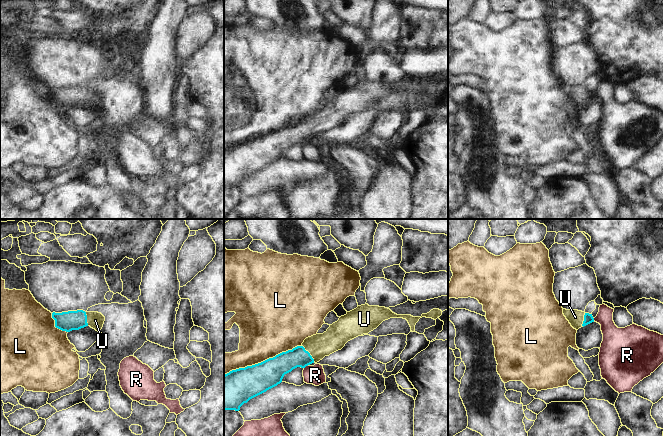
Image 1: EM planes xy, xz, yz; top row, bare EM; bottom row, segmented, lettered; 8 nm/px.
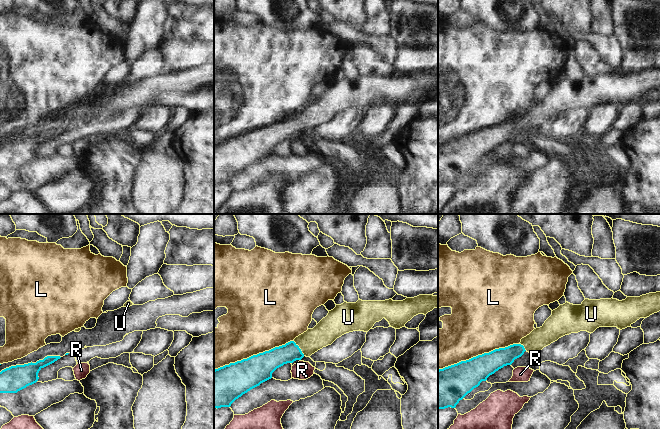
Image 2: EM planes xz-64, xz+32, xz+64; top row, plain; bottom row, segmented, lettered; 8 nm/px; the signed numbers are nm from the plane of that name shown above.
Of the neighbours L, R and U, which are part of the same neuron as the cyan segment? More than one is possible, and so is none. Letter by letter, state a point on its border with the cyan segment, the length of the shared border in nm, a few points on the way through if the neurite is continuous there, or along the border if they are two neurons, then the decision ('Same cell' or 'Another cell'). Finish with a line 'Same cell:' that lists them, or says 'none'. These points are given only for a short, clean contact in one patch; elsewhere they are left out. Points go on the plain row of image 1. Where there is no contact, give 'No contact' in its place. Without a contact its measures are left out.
L: Touches cyan at xz (263, 137). Shared border 650 nm. Another cell
R: Touches cyan at xz (305, 142). Shared border 40 nm. Boundary: xz (307, 141), (304, 144). Another cell
U: Touches cyan at xz (309, 129). Shared border 170 nm. Path across: xz (283, 139), (309, 129), (320, 121). Same cell
Same cell: U.

